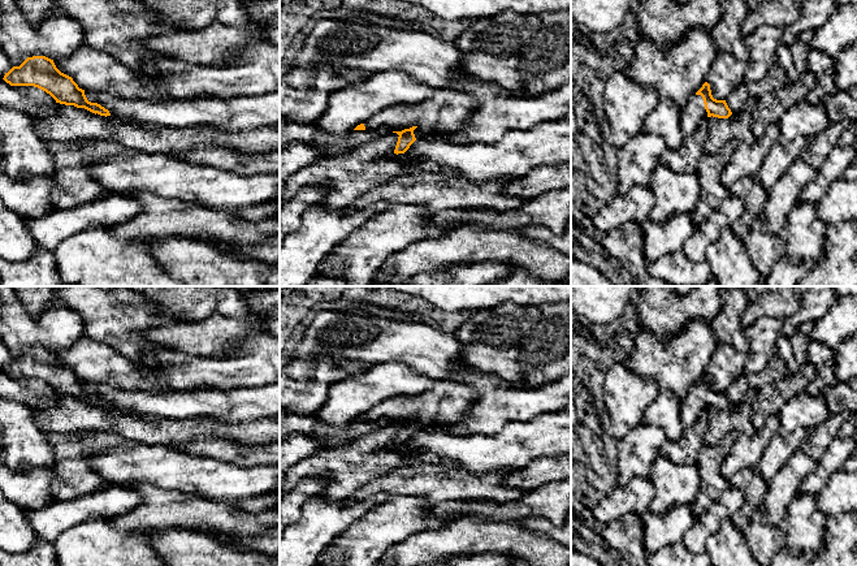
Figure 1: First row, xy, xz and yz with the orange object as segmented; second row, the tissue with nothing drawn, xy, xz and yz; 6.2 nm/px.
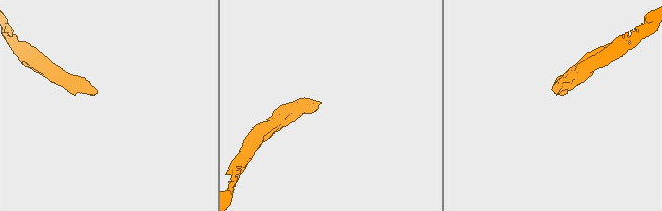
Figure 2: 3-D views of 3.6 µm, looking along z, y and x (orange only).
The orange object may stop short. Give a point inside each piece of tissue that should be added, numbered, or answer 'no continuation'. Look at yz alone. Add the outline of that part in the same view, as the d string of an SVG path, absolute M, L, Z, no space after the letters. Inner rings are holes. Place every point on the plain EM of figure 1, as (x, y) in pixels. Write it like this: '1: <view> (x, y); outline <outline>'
1: yz (693, 404); outline M693 386L681 403L680 415L684 428L691 427L704 410L707 410L704 390L701 386Z

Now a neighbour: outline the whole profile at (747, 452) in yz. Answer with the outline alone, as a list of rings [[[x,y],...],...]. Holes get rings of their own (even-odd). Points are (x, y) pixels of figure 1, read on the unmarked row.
[[[770,415],[753,436],[740,433],[723,461],[722,475],[730,480],[743,468],[756,468],[771,438],[778,435],[779,424],[779,415]]]

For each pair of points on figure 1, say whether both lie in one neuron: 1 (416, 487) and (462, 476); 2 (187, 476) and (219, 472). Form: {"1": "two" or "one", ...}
{"1": "one", "2": "one"}

